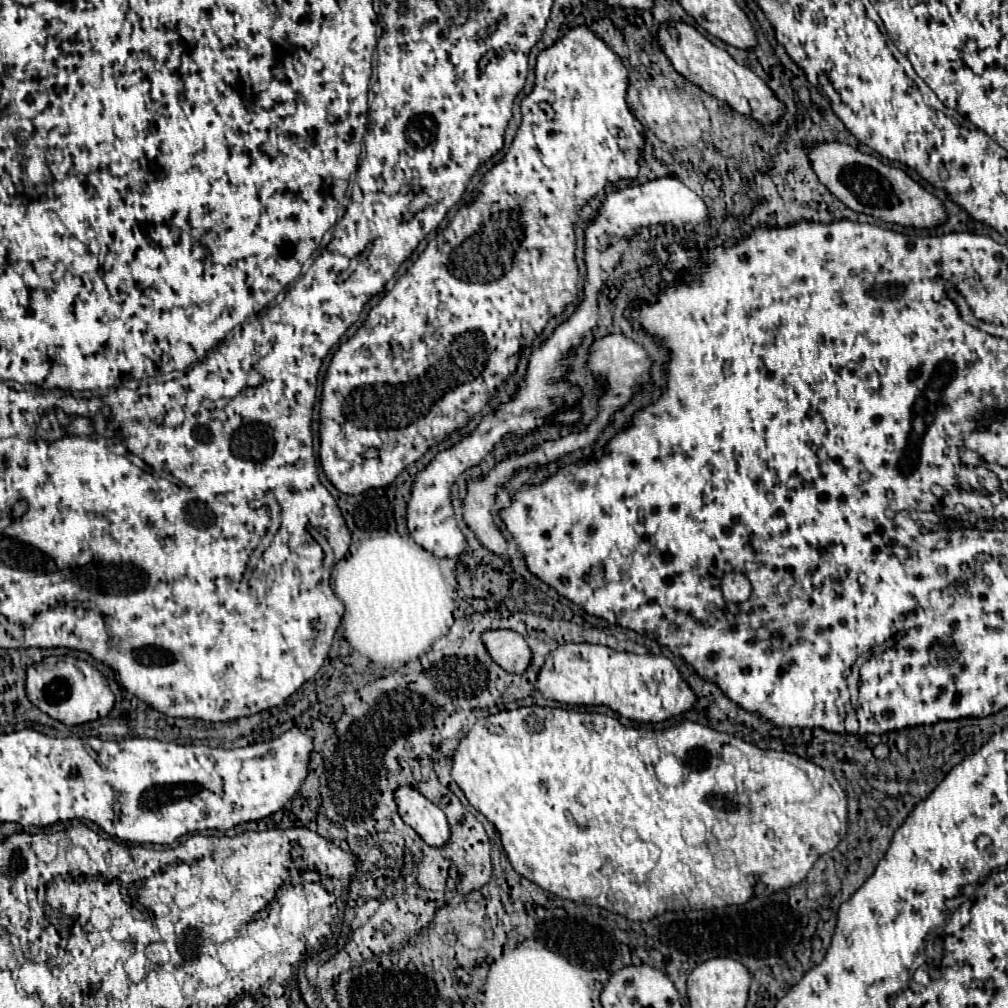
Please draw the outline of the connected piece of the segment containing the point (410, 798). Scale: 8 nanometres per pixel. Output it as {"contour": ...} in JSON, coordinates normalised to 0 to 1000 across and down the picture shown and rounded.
{"contour":[[[398,780],[390,788],[394,806],[402,817],[406,817],[426,839],[438,839],[445,831],[445,817],[430,796],[406,780]]]}

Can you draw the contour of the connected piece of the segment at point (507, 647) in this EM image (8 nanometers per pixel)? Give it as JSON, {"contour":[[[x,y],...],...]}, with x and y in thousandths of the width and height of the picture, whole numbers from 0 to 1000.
{"contour":[[[483,625],[477,637],[483,641],[485,651],[503,667],[521,667],[527,657],[527,645],[521,633],[509,625]]]}

